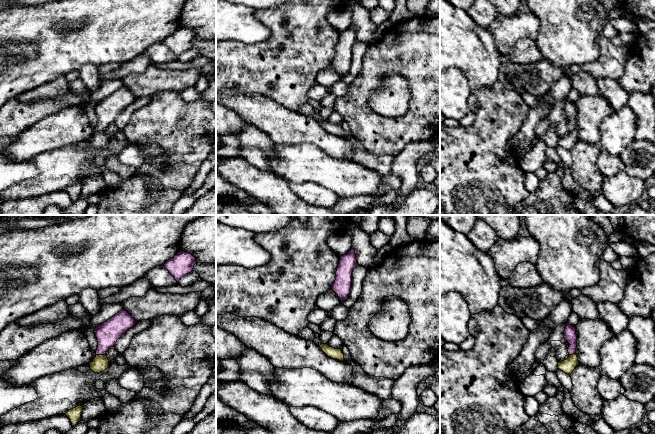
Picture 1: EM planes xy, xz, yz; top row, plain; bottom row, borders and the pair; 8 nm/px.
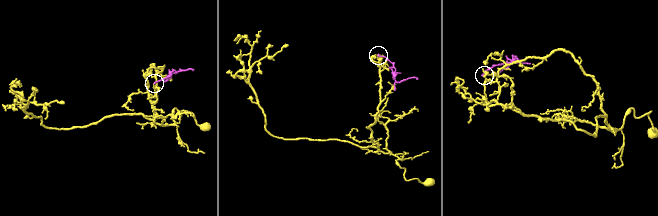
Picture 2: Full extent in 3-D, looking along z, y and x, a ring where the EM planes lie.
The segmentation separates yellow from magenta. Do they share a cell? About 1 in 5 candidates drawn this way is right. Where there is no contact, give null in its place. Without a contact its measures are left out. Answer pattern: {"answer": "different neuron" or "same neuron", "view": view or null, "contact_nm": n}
{"answer": "different neuron", "view": "xy", "contact_nm": 80}

